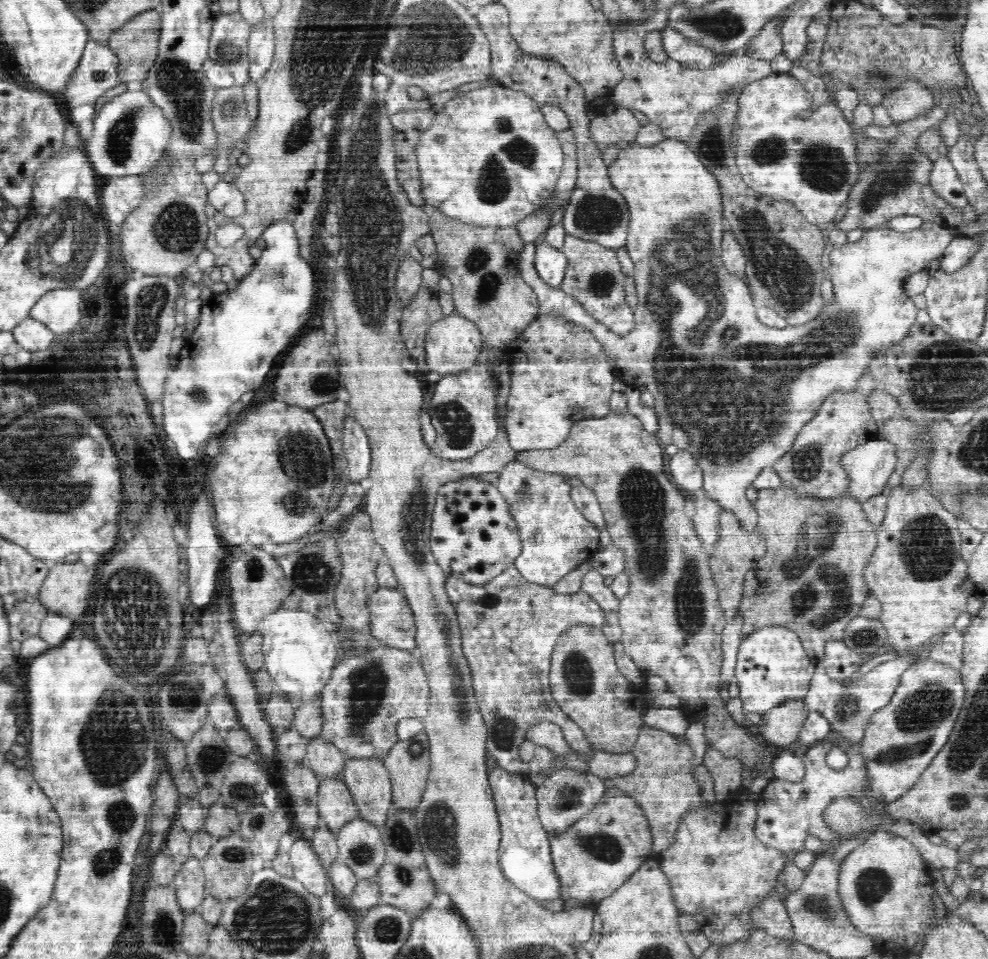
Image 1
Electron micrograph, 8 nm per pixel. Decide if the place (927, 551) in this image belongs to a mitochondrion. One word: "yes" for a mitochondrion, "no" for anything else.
yes

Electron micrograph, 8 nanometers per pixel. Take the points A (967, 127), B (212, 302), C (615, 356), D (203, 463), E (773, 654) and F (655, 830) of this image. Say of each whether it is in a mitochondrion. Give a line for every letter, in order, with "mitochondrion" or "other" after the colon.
A: other
B: other
C: other
D: other
E: other
F: other

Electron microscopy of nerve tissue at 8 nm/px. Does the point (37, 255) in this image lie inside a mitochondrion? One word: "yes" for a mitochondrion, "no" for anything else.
yes

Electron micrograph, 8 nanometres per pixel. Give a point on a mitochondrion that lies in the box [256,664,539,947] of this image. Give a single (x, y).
(439, 823)

